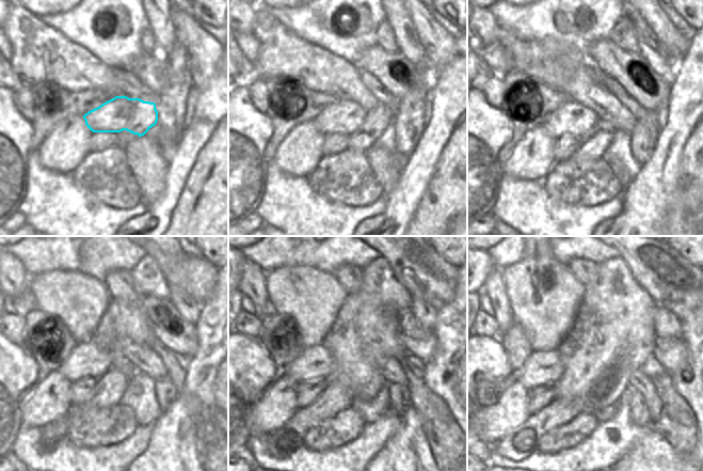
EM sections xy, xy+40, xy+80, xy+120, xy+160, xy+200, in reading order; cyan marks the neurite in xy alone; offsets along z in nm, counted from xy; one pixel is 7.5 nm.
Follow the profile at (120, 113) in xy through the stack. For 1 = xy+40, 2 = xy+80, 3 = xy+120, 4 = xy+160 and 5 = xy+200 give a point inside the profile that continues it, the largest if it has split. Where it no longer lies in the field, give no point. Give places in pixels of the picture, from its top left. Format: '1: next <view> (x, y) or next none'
1: next xy+40 (344, 116)
2: next xy+80 (572, 118)
3: next xy+120 (89, 358)
4: next xy+160 (314, 364)
5: next xy+200 (541, 369)

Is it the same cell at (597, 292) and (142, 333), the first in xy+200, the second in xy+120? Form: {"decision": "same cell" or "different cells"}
{"decision": "same cell"}

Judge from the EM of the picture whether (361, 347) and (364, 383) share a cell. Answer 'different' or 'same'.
same

